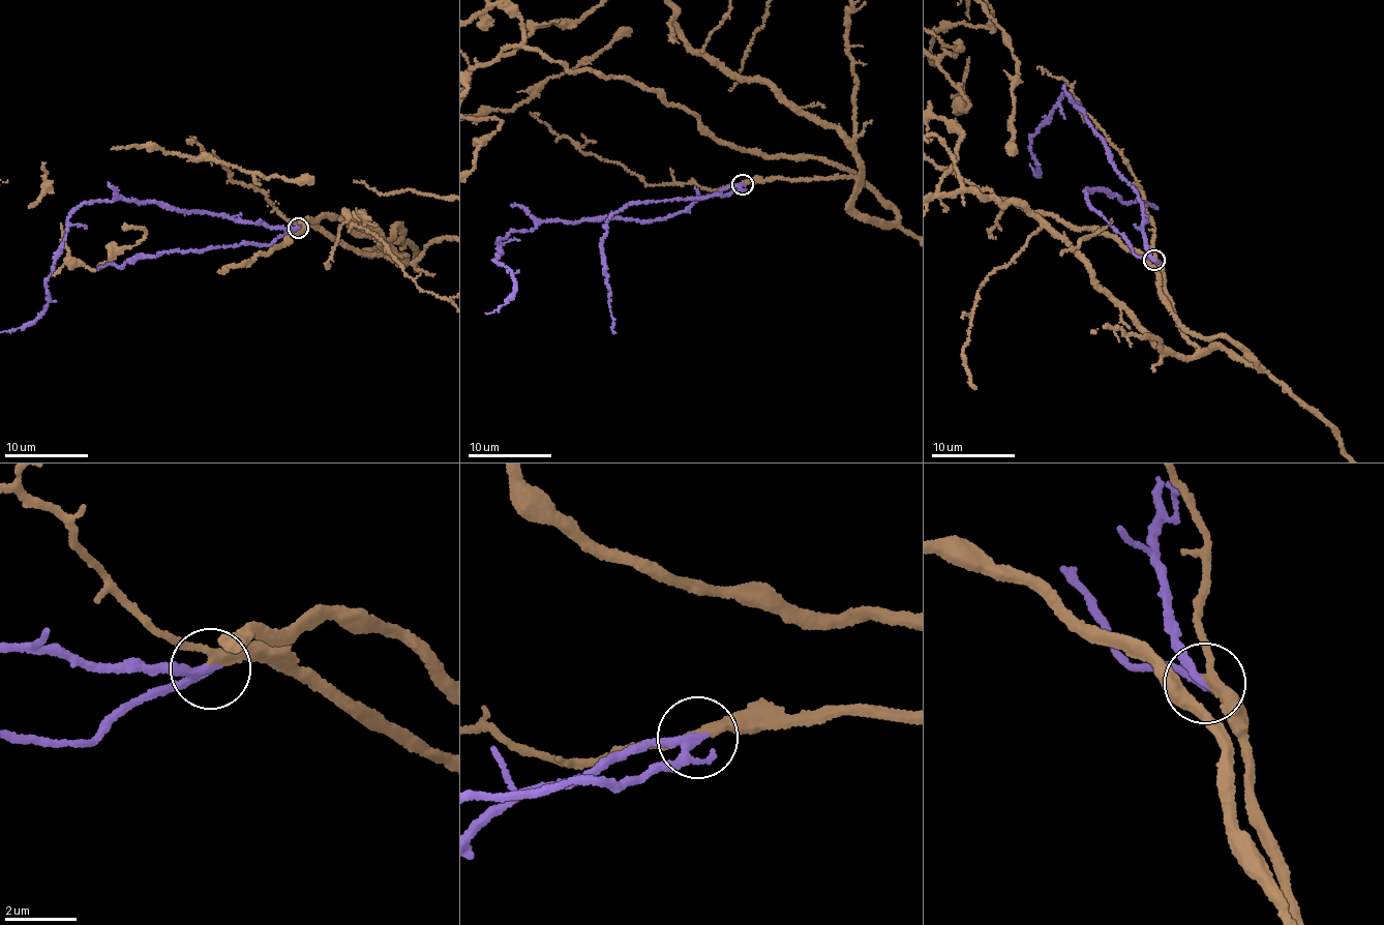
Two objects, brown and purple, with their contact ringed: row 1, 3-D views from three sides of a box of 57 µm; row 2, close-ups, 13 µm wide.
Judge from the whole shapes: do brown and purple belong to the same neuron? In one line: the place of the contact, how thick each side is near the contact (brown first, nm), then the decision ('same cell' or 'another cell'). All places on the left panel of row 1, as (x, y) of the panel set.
place (298, 228); calibres 240 and 180 nm; same cell

